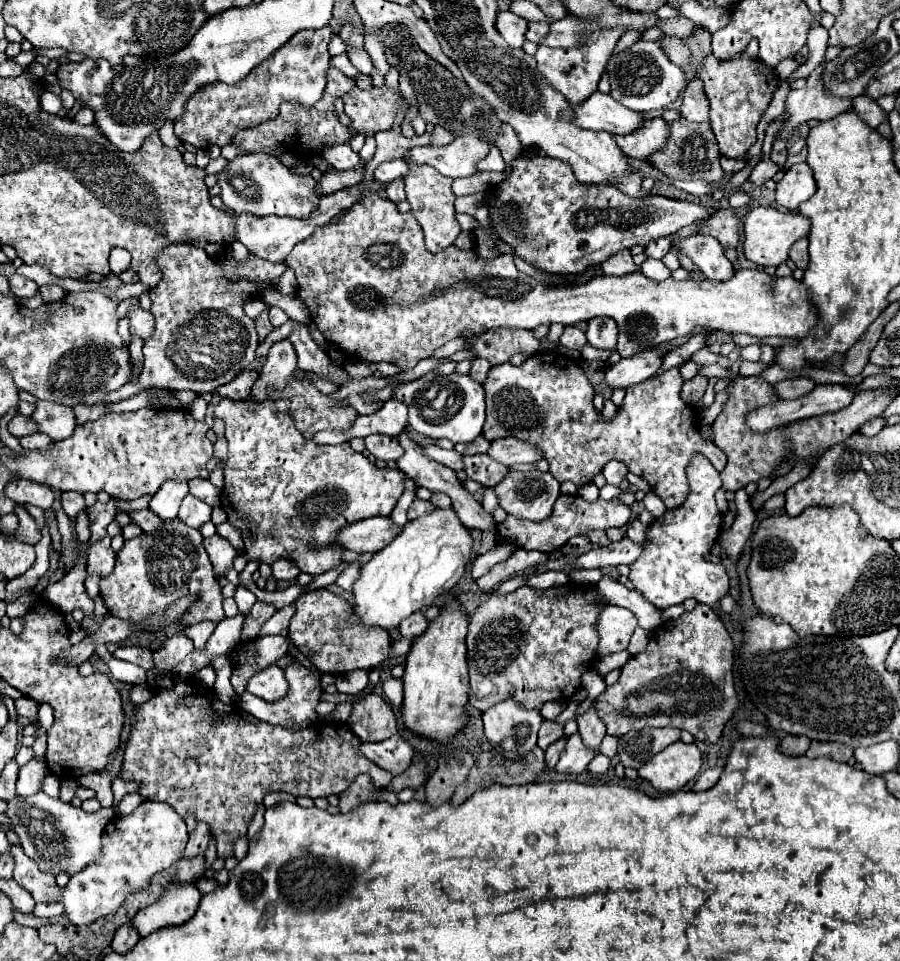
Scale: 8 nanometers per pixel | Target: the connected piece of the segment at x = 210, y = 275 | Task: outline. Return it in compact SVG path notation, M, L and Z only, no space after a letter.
M193 244L167 246L157 256L157 264L163 278L149 292L153 300L151 314L157 326L155 336L143 346L143 372L137 386L129 386L131 390L117 390L107 400L131 398L153 386L203 394L231 382L255 360L255 350L259 346L255 322L243 312L245 298L275 288L277 278L287 268L285 264L269 264L257 256L249 256L233 270L229 264L211 258L203 248L195 248Z

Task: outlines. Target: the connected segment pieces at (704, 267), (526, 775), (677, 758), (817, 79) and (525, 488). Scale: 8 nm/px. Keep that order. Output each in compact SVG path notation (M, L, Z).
M693 234L689 238L679 240L679 248L683 248L687 256L691 256L691 260L699 266L707 280L723 282L735 274L733 264L725 258L723 248L719 248L719 242L715 238Z
M535 748L531 756L525 756L523 760L509 760L499 752L481 752L475 760L469 778L455 790L451 804L459 806L463 804L471 794L475 794L481 788L487 788L491 784L527 784L535 782L539 772L545 770L543 750Z
M675 742L643 764L639 776L661 792L675 792L699 774L701 762L701 750L695 744Z
M823 64L813 70L813 74L807 78L807 86L801 90L791 90L785 100L785 124L775 134L775 140L791 140L793 132L799 124L809 120L831 120L841 112L851 110L851 100L835 98L829 92L825 92L821 84L821 72Z
M511 470L497 486L499 506L523 520L545 520L559 496L559 482L541 470Z

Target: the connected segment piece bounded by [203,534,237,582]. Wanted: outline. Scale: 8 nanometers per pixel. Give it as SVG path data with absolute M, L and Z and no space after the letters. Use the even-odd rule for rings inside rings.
M215 534L211 538L205 538L203 546L205 546L205 550L207 550L207 554L213 562L213 570L219 576L219 582L225 582L223 572L233 566L233 558L237 556L237 550L229 544L229 540L221 538L219 534Z

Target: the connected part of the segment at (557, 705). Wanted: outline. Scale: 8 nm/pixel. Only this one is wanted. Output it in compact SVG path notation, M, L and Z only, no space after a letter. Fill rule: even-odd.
M547 702L543 708L541 708L541 716L545 720L555 720L563 710L565 710L565 702Z

